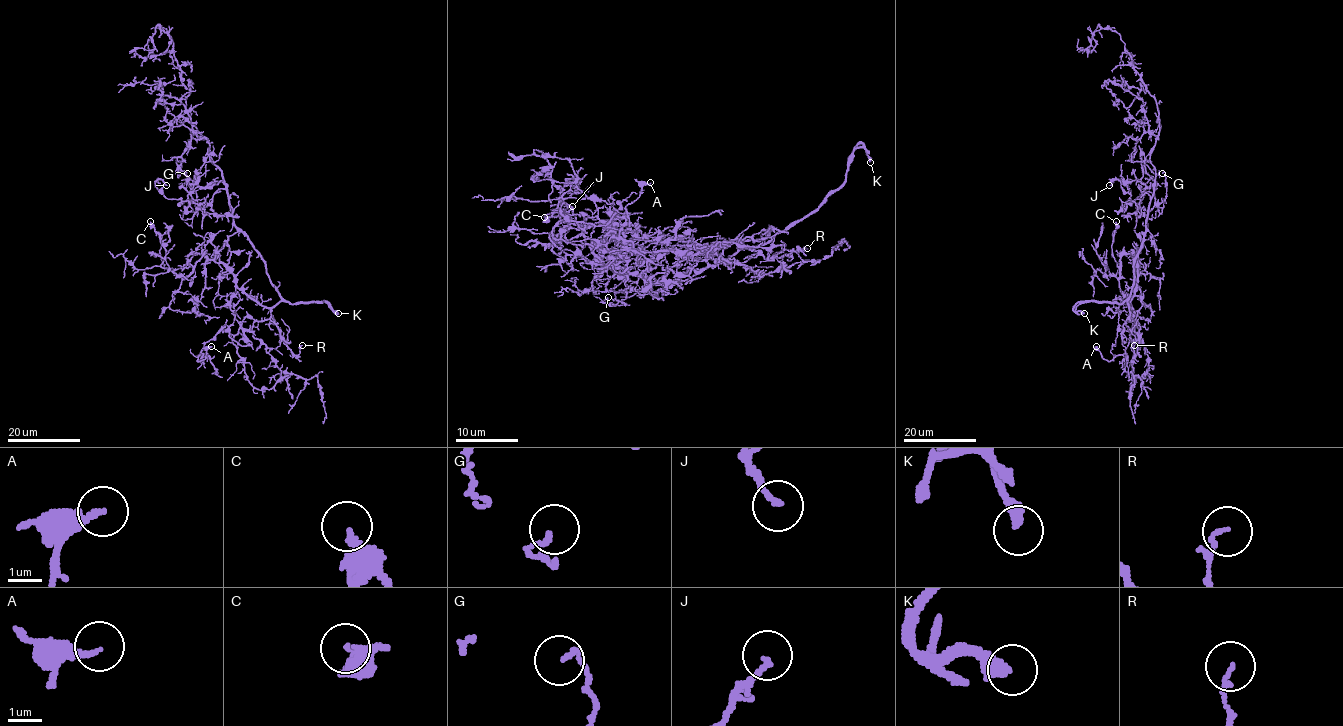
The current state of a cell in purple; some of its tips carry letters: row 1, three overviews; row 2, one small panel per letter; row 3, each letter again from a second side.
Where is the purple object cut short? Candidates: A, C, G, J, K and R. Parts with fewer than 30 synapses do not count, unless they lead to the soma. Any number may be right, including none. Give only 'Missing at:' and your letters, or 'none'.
Missing at: K

